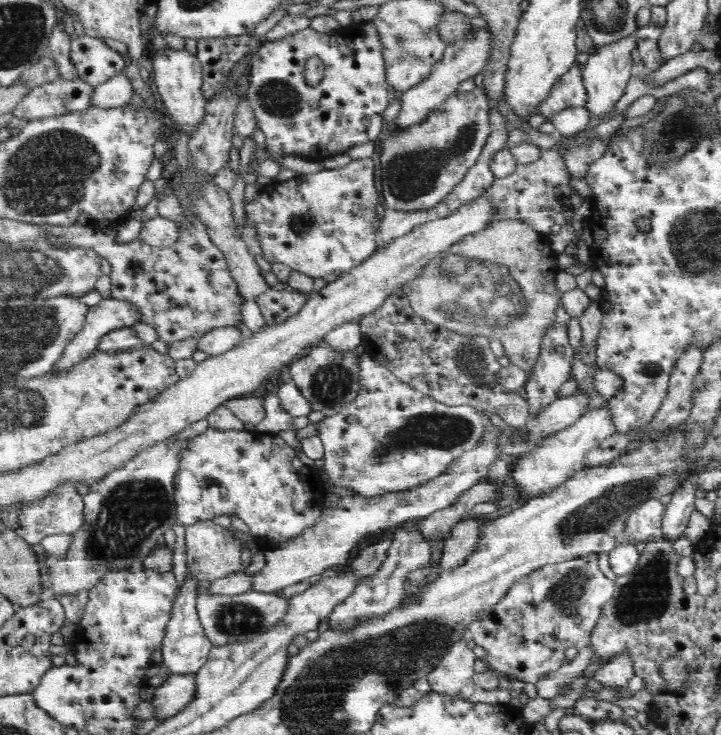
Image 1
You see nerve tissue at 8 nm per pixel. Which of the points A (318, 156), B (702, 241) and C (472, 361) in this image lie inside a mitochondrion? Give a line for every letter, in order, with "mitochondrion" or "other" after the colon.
A: other
B: mitochondrion
C: mitochondrion

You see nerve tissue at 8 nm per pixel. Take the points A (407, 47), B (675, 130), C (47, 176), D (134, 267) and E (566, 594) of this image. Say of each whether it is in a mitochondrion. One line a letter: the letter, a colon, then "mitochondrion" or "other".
A: mitochondrion
B: mitochondrion
C: mitochondrion
D: other
E: mitochondrion

